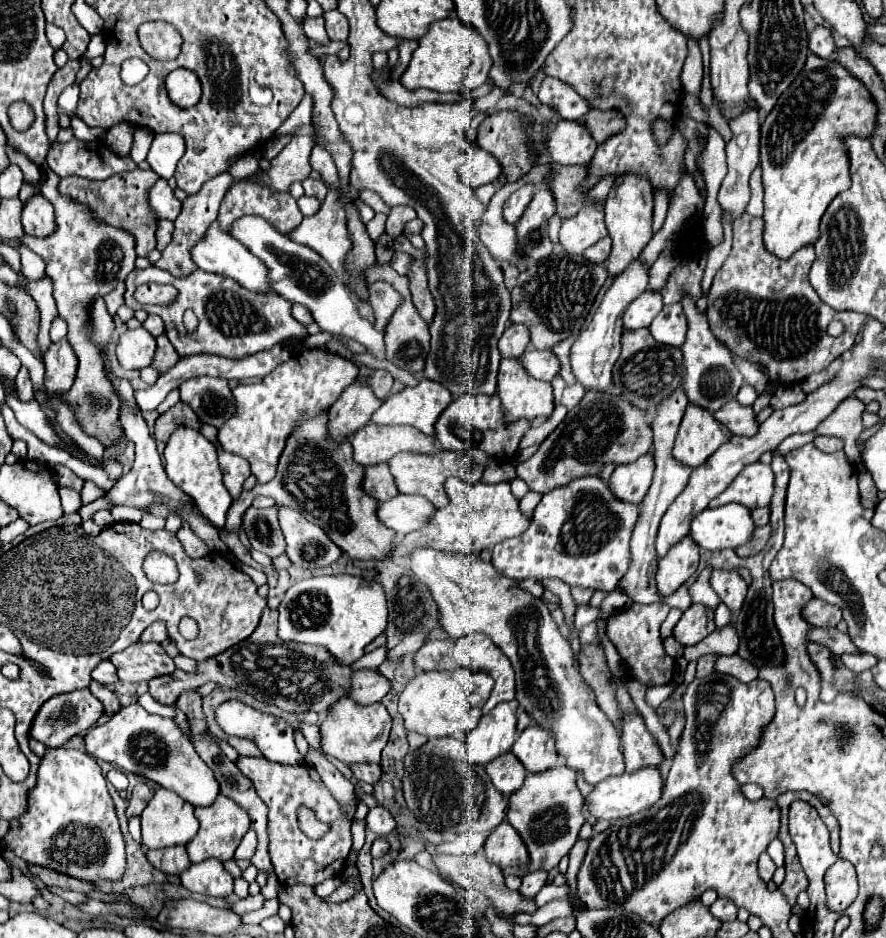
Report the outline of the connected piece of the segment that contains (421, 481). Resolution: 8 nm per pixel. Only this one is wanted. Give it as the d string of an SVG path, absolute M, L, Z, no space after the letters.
M441 451L435 455L417 455L417 453L399 453L389 461L389 469L393 475L393 481L397 485L399 493L405 495L423 495L429 499L435 507L445 507L449 503L449 497L443 489L443 481L447 477L457 477L467 483L475 483L483 477L485 465L475 463L467 453L457 453L457 451Z

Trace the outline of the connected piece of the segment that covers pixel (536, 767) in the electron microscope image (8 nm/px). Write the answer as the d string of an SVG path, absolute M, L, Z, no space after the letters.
M527 727L513 745L513 753L525 765L529 773L541 773L557 765L559 755L555 751L555 741L541 727Z

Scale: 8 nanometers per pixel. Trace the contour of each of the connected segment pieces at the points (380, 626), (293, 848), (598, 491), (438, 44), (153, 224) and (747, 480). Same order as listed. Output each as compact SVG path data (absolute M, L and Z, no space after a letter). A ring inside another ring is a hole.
M317 575L297 581L279 603L277 637L301 645L321 645L339 663L351 665L365 647L385 631L387 599L383 587L373 579L353 575Z
M239 757L235 765L241 769L245 777L253 781L257 795L265 801L267 813L267 835L269 835L269 855L275 865L275 873L281 885L319 885L329 877L335 877L345 867L349 849L351 849L351 821L343 815L341 805L331 795L331 791L323 785L319 773L311 765L295 765L283 767L275 765L263 757ZM299 807L309 807L315 817L329 827L329 831L321 839L309 839L295 819L295 811Z
M581 477L581 479L571 481L567 487L561 487L561 489L555 489L553 493L543 495L541 503L537 505L533 513L533 521L527 533L511 541L503 541L495 545L491 563L505 577L513 577L513 579L557 577L565 581L567 585L589 587L595 591L601 589L601 591L611 593L617 587L623 573L627 571L629 539L637 523L637 517L639 517L639 507L615 499L601 477Z
M447 17L429 25L427 33L419 39L419 47L413 51L409 67L401 75L401 85L405 89L431 89L431 91L471 91L487 83L487 73L491 69L491 57L483 37L469 25L463 25L457 17Z
M143 169L121 173L105 181L91 181L83 177L63 177L59 181L59 193L65 193L73 201L87 205L97 221L131 233L135 237L135 253L139 257L147 257L147 253L155 249L155 231L157 231L157 219L147 207L147 191L155 185L157 179L159 175L155 171L143 171Z
M763 463L747 465L735 477L735 481L709 503L709 507L721 507L727 503L739 503L747 509L767 507L773 495L773 479L775 477L769 465Z

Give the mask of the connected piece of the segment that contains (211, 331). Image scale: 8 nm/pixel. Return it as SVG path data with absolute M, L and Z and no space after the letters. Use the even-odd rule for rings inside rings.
M151 265L143 271L133 271L131 275L127 275L125 305L131 309L145 309L147 313L159 315L165 323L165 335L173 343L179 357L211 353L211 355L221 355L221 357L229 357L229 359L243 359L257 351L267 351L277 343L307 337L305 327L299 321L295 321L291 315L291 301L287 301L285 297L279 297L279 293L255 293L255 291L243 289L237 281L233 281L229 277L213 275L213 273L207 273L201 269L193 271L191 275L183 277L183 279L177 279L171 273L167 273L155 265ZM141 283L169 283L179 289L179 297L169 307L141 305L133 297L135 289ZM187 309L193 309L199 319L199 329L195 333L189 333L183 325L183 313Z

